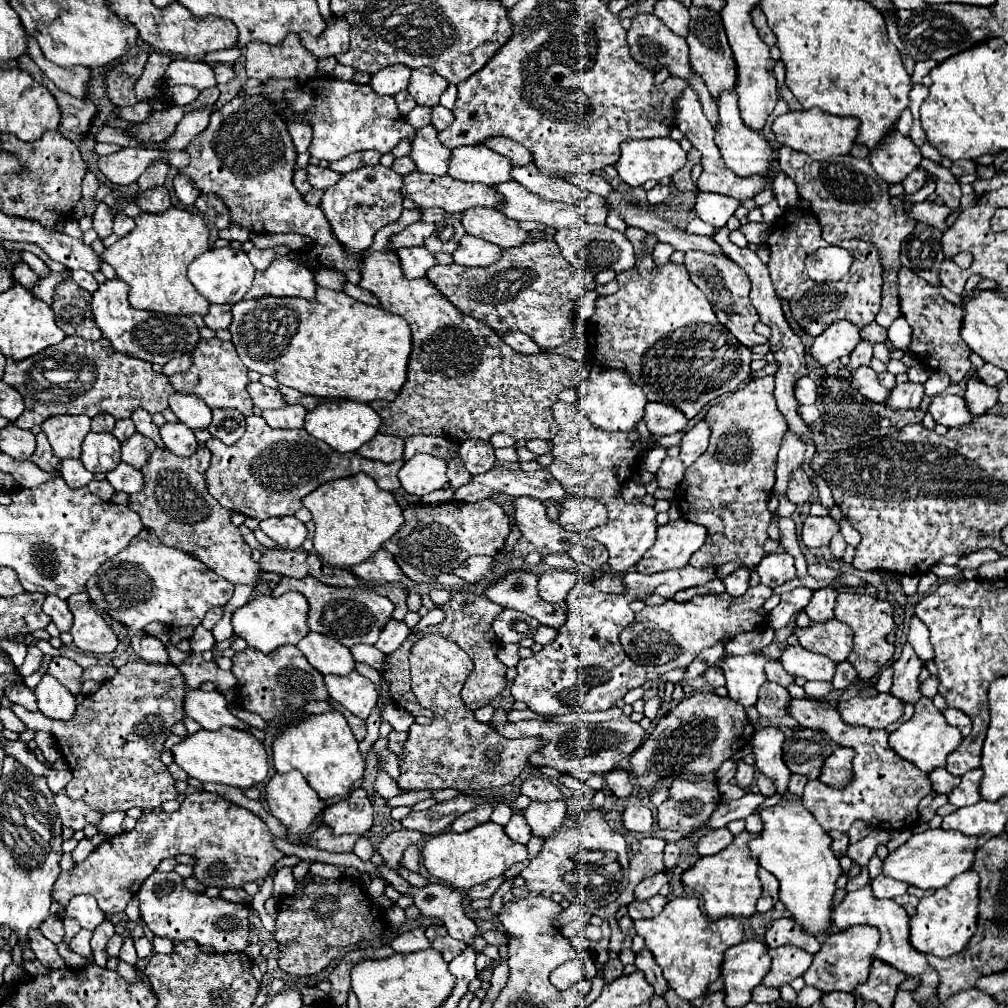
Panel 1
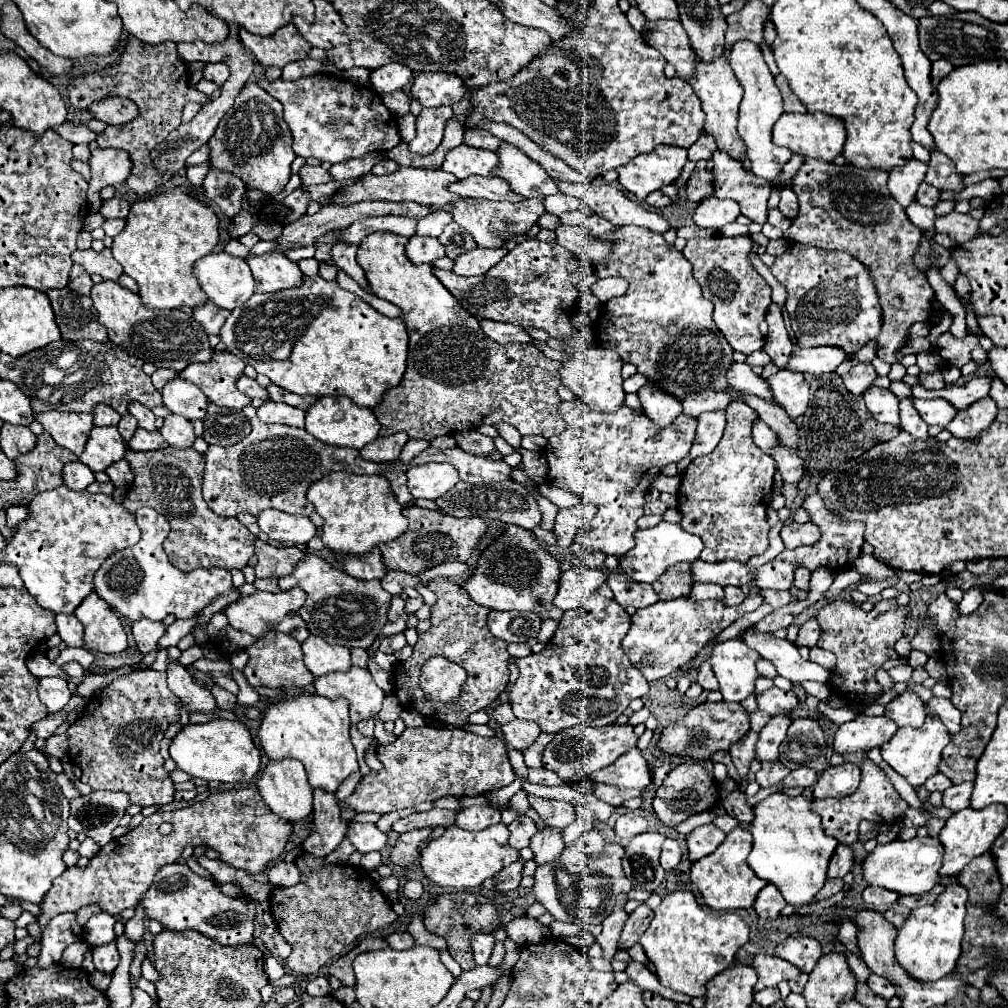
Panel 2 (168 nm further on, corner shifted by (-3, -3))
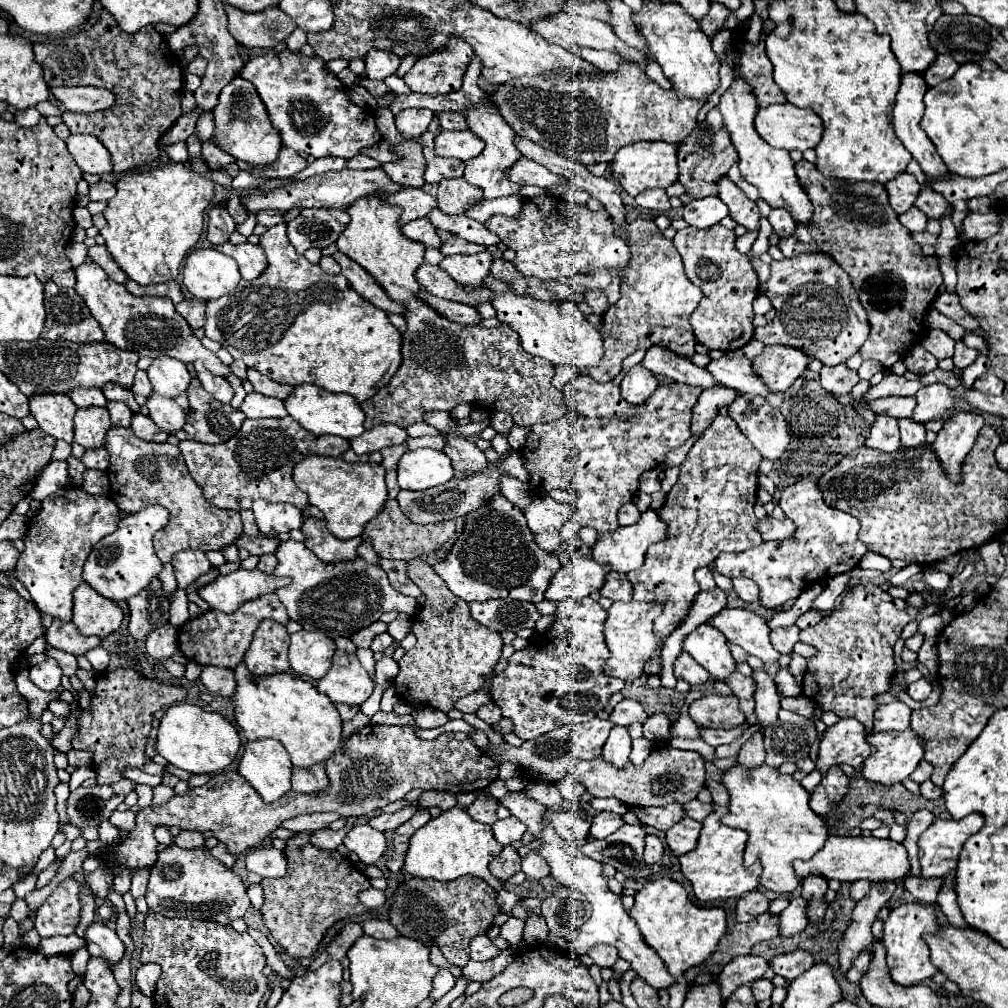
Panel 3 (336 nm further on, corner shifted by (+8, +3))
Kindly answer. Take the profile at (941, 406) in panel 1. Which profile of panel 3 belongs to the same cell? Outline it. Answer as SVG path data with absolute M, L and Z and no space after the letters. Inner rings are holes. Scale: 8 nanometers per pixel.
M890 396L890 398L878 398L872 402L866 402L868 410L874 414L886 414L892 418L908 418L912 414L912 406L916 406L916 400L912 396Z

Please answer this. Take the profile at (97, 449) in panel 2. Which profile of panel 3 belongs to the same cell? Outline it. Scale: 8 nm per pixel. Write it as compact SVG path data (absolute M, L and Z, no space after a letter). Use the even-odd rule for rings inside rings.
M104 406L78 408L74 414L74 442L84 448L102 446L110 426L110 416Z

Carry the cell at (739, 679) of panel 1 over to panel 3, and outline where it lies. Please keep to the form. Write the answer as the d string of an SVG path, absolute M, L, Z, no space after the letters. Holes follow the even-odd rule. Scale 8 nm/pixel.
M708 622L700 624L684 638L682 650L704 666L714 680L724 680L734 672L734 660L726 646L724 634Z

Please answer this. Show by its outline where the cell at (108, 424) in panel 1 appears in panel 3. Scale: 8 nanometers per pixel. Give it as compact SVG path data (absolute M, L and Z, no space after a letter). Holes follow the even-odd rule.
M74 388L74 390L68 390L68 396L78 408L106 406L106 398L100 388Z

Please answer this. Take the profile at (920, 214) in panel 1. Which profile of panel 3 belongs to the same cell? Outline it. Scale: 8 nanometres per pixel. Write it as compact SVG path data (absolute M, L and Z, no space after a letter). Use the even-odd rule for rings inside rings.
M972 212L964 218L964 236L976 242L986 240L1000 230L1000 224L1002 224L1002 216L998 212L988 212L988 214Z

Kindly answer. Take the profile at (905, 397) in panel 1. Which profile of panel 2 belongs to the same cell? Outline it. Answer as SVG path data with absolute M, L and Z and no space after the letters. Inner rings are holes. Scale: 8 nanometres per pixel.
M907 396L903 400L899 400L899 416L901 416L901 428L909 434L913 434L915 438L927 440L927 424L923 422L923 418L919 416L919 412L913 406L913 396Z

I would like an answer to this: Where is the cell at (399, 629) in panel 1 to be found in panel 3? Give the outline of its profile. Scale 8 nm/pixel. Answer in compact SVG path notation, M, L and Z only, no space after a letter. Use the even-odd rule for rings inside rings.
M388 632L378 634L378 636L372 640L370 650L372 650L372 652L382 652L382 650L384 650L384 648L388 648L392 642L394 642L394 638L392 638Z

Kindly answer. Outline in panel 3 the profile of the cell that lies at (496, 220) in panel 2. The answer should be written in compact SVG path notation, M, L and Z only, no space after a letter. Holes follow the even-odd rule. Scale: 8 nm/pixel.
M446 178L438 184L438 208L444 214L464 214L478 202L482 202L480 188L466 182L466 178Z

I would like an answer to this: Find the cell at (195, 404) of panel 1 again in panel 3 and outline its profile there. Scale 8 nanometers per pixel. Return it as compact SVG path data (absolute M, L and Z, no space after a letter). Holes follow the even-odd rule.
M168 356L152 360L146 372L154 386L154 392L168 396L168 398L174 398L176 394L186 392L188 382L190 382L186 364L176 358L168 358Z

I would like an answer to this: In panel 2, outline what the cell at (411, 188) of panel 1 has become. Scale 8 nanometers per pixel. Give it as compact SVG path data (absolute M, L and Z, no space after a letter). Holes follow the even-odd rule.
M399 168L399 172L385 174L385 176L375 176L375 174L361 176L361 182L335 194L331 204L353 204L353 202L363 202L363 200L385 200L385 202L411 200L421 206L441 210L459 200L459 194L449 190L449 184L453 184L453 182L457 182L457 178L451 176L449 172L443 172L441 168Z

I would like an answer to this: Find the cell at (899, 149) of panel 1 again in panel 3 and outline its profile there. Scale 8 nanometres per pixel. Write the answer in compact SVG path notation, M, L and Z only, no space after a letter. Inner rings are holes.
M906 172L906 174L900 174L900 178L894 178L892 182L888 182L886 192L890 196L890 206L894 208L894 212L904 214L914 206L920 194L920 184L912 174Z

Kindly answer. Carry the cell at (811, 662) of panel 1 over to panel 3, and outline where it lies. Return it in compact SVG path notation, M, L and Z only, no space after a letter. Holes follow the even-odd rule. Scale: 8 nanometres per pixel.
M724 608L712 618L712 626L716 626L732 644L738 644L748 654L758 656L762 662L776 662L780 658L780 654L772 650L766 620L750 610Z

